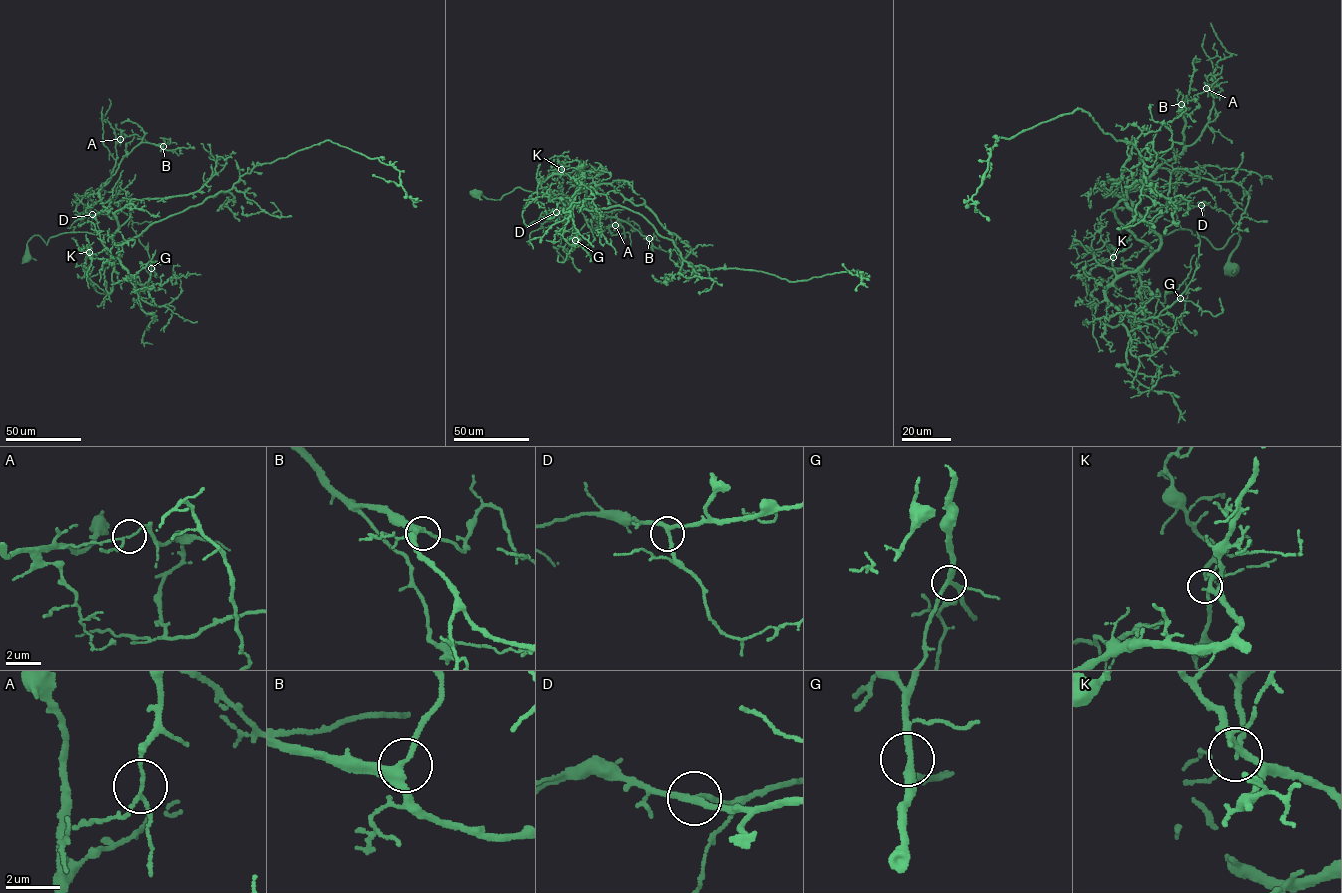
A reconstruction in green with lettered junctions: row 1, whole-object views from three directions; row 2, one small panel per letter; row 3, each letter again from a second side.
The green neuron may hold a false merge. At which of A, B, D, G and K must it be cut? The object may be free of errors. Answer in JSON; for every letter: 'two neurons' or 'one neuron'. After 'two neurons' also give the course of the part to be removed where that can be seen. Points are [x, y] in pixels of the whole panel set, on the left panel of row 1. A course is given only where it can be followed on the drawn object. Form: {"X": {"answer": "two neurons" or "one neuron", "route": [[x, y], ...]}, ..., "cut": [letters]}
{"A": {"answer": "two neurons", "route": [[120, 139], [121, 130], [127, 136], [136, 134], [148, 142]]}, "B": {"answer": "one neuron"}, "D": {"answer": "one neuron"}, "G": {"answer": "one neuron"}, "K": {"answer": "one neuron"}, "cut": ["A"]}

